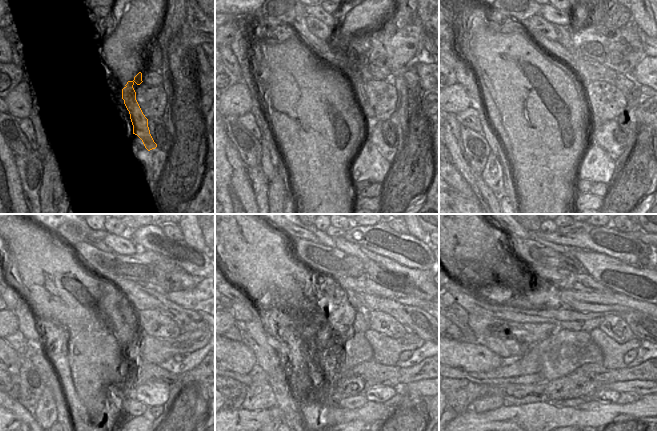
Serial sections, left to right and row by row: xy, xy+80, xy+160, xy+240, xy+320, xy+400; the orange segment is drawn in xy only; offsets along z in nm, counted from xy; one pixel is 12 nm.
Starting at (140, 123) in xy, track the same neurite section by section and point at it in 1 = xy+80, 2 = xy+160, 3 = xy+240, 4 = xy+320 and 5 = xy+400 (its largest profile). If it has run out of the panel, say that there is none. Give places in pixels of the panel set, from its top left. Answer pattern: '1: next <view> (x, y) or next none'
1: next xy+80 (357, 75)
2: next xy+160 (564, 34)
3: next xy+240 (100, 244)
4: next xy+320 (299, 234)
5: next xy+400 (524, 234)

